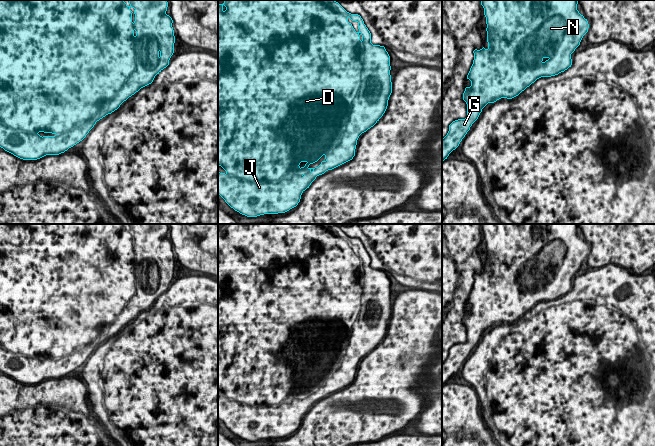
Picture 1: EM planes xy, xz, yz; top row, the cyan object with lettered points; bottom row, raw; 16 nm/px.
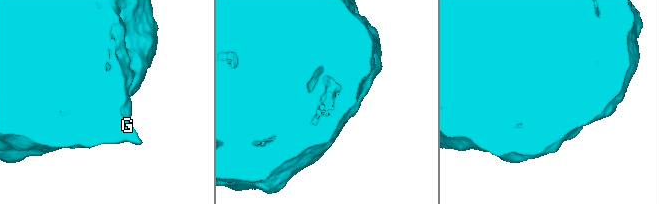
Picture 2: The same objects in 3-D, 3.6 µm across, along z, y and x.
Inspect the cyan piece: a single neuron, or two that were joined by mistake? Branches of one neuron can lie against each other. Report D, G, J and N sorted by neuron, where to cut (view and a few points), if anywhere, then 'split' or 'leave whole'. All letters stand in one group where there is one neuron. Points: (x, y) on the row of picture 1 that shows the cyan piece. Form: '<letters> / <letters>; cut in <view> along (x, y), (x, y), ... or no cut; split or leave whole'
D G J N; no cut; leave whole

